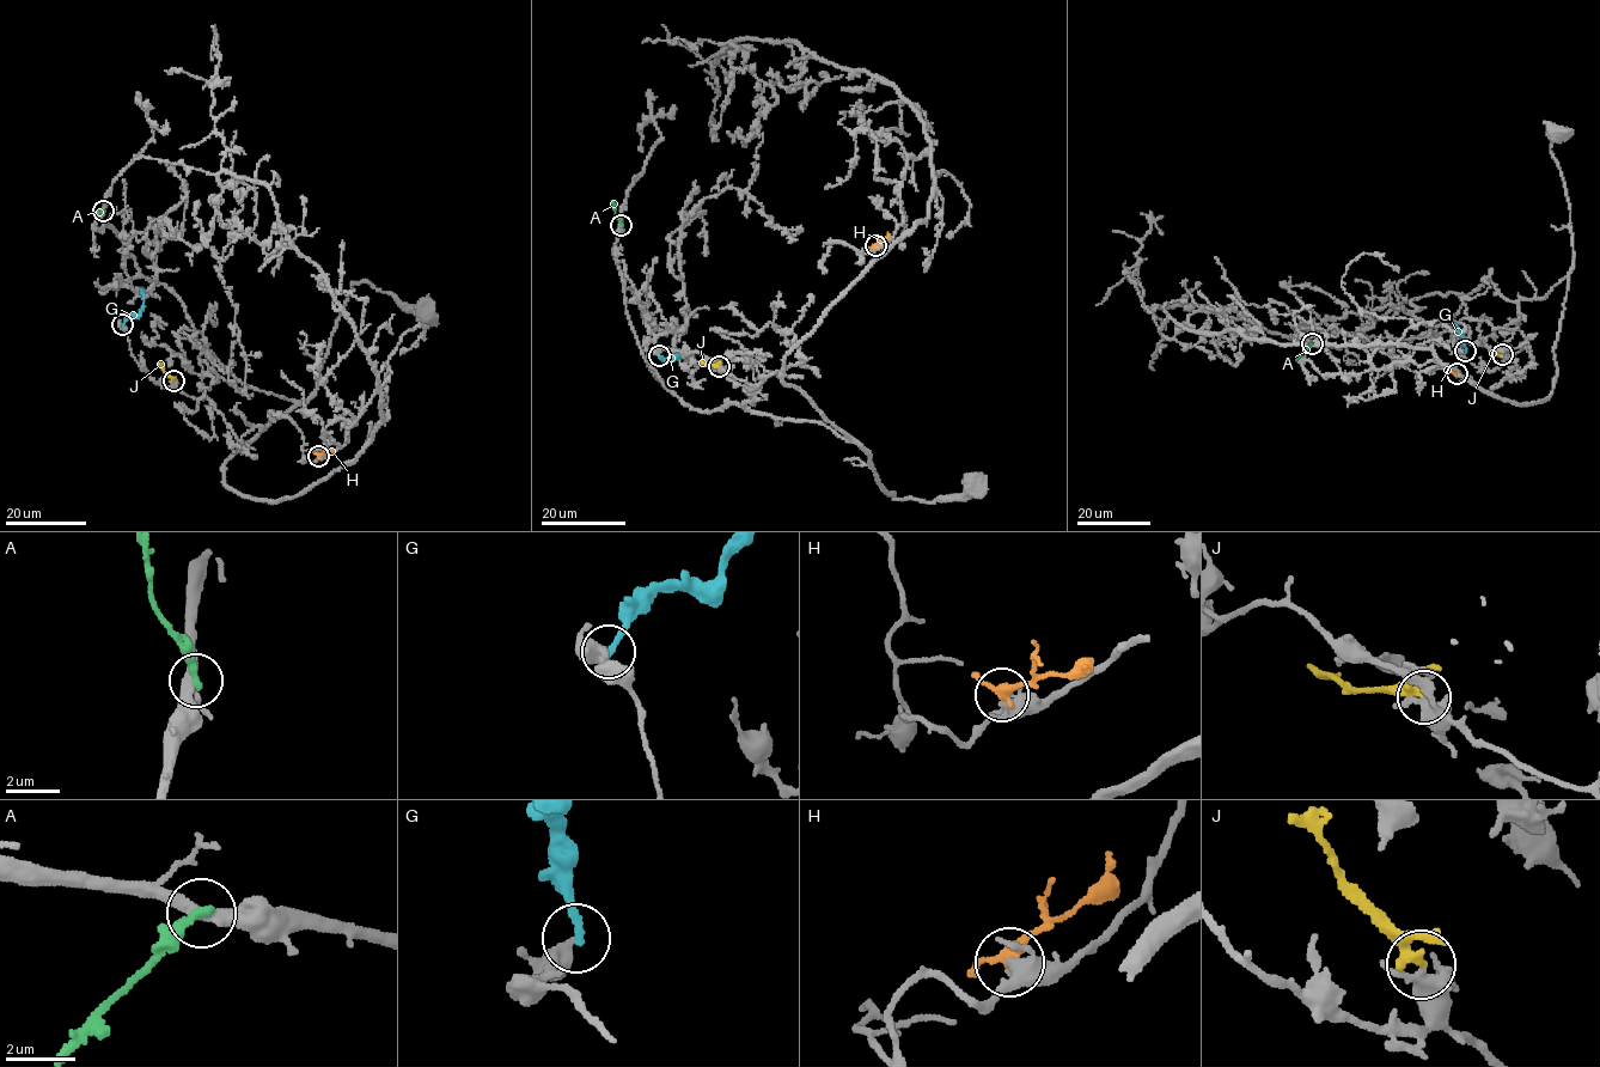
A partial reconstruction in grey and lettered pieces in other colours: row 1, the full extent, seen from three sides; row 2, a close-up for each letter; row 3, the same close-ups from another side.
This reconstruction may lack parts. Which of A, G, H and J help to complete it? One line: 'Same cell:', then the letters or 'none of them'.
Same cell: none of them

